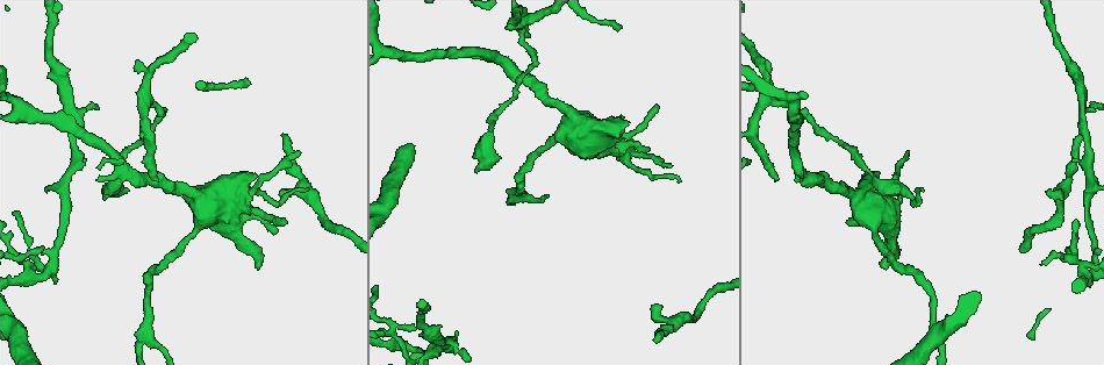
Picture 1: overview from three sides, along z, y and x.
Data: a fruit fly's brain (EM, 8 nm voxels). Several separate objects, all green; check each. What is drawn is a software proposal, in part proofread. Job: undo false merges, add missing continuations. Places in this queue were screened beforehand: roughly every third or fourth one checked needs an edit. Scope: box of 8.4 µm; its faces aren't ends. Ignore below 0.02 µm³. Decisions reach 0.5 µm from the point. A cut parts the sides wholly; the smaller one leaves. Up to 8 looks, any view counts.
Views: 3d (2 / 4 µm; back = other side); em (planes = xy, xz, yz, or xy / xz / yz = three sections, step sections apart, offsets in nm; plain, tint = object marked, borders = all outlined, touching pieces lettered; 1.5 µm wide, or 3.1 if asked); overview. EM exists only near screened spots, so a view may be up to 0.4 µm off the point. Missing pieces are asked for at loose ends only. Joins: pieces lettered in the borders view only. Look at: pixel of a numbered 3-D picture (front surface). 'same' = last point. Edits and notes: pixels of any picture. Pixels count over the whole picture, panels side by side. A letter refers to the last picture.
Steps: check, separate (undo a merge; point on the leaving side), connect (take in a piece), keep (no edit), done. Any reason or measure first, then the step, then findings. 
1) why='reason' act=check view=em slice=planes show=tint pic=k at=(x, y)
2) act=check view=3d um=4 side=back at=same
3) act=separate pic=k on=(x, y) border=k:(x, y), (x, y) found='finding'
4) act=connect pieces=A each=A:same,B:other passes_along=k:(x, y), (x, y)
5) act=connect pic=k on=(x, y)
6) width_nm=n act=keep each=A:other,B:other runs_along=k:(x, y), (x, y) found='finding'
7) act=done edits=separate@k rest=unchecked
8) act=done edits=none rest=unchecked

why='free end' act=check view=em slice=yz step=4 show=tint pic=1 at=(649, 148)

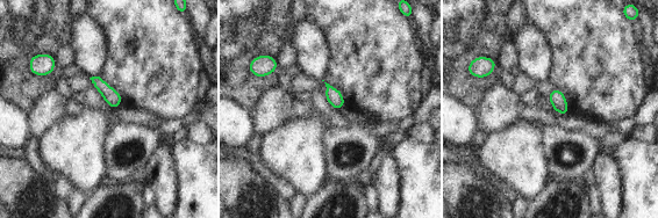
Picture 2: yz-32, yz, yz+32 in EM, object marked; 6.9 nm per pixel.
act=check view=em slice=planes show=borders at=same

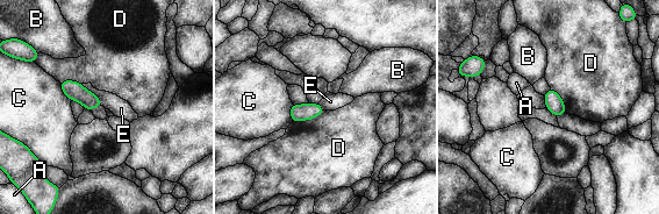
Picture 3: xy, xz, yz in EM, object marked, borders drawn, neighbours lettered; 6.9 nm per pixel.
act=keep each=A:other,B:other,C:other,D:other,E:other border=3:(80, 84), (93, 92), (104, 106) found='none of them fits'

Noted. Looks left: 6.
why='branch stops here' act=check view=3d um=2 pic=1 at=(654, 338)

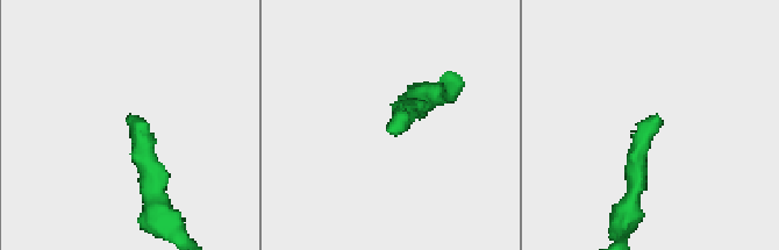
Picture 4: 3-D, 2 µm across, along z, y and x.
act=check view=em slice=xy step=4 show=tint pic=4 at=(658, 115)

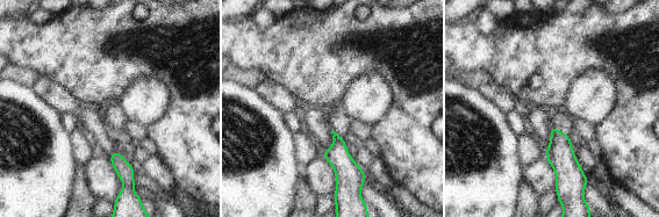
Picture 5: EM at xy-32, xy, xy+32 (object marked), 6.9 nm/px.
why='another direction' act=check view=em slice=planes show=borders at=same

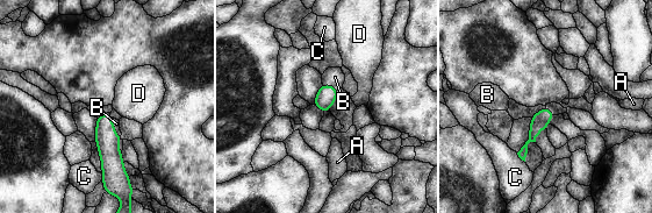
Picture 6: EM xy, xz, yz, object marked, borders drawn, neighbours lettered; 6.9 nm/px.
longest_contact=B:150nm act=connect pieces=B each=A:other,B:same,C:other,D:other passes_along=6:(107, 141), (114, 128), (116, 123) found='the neuron continues'

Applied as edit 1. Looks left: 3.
why='free end' act=check view=em slice=planes show=tint pic=1 at=(775, 180)

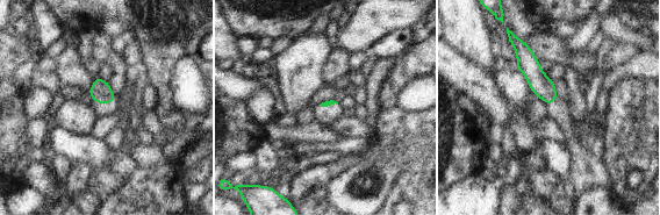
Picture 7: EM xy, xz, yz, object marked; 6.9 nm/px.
why='see the neighbours' act=check view=em slice=planes show=borders at=same

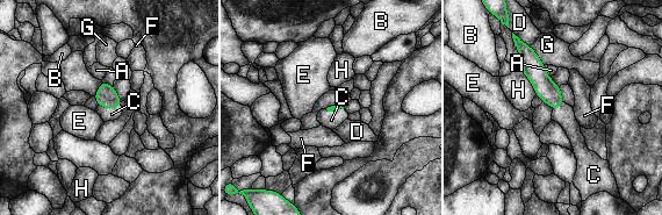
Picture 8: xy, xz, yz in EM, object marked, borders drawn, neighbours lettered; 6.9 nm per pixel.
act=connect pieces=C each=A:other,B:other,C:same,D:other,E:other,F:other,G:other,H:other passes_along=8:(106, 97), (110, 107), (112, 114) found='it goes on there'

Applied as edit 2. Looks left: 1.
act=done edits=connect@6,connect@8 rest=unchecked

